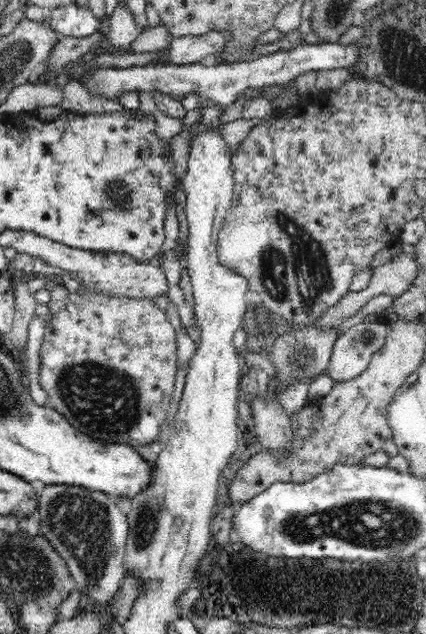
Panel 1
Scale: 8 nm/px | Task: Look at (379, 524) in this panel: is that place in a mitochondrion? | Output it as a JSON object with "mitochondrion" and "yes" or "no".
{"mitochondrion":"yes"}

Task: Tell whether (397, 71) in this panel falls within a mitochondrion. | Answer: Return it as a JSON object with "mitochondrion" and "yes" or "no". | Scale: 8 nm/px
{"mitochondrion":"yes"}

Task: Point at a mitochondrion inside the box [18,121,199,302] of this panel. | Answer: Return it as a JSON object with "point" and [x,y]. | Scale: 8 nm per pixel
{"point":[118,195]}

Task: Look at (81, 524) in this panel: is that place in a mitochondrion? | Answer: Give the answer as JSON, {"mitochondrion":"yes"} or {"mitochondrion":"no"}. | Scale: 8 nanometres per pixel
{"mitochondrion":"yes"}

